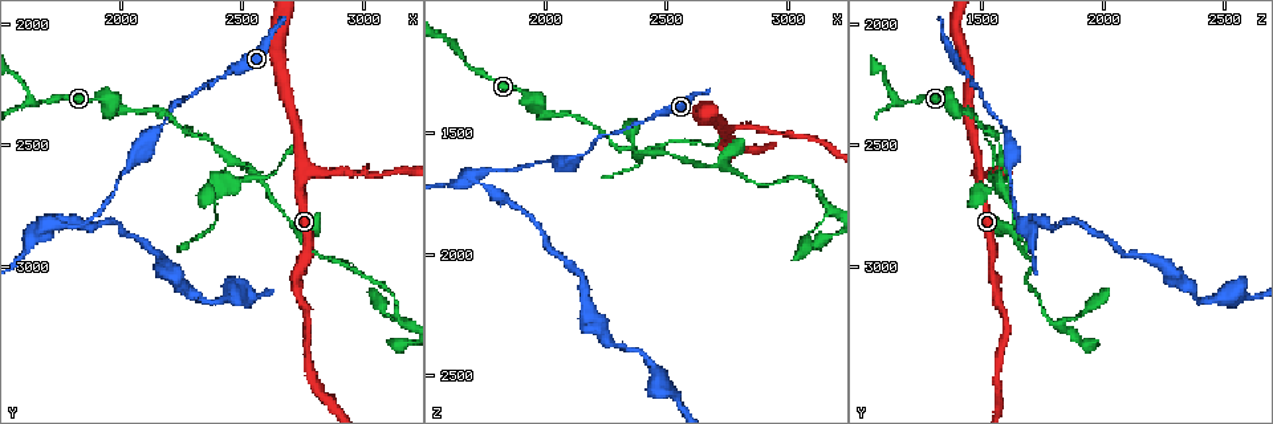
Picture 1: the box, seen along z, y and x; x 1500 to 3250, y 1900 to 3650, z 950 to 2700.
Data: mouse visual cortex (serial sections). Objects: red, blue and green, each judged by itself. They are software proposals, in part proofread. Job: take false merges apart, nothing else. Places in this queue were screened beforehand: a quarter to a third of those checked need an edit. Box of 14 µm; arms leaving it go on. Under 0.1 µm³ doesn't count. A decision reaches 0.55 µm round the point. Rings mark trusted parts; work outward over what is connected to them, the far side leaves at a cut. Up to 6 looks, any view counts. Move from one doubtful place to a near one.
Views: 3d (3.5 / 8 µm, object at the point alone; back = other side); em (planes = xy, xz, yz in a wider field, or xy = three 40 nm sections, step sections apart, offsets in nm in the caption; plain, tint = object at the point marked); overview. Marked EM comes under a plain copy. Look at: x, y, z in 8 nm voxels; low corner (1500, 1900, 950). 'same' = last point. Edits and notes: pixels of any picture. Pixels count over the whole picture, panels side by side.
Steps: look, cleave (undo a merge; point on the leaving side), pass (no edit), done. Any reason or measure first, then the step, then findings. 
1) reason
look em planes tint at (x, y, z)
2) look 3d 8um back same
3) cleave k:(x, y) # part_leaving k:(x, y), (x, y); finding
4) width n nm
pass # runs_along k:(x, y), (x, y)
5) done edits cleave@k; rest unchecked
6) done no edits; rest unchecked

abrupt turn
look 3d 3.5um at (1980, 2350, 1430)

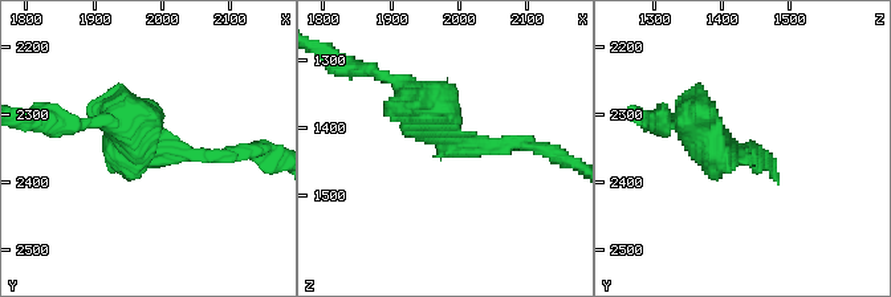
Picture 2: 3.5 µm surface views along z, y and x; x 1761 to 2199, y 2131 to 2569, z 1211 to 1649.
arm_widths 200, 350 nm; now the EM
look em xy step 2 tint at (1980, 2360, 1420)

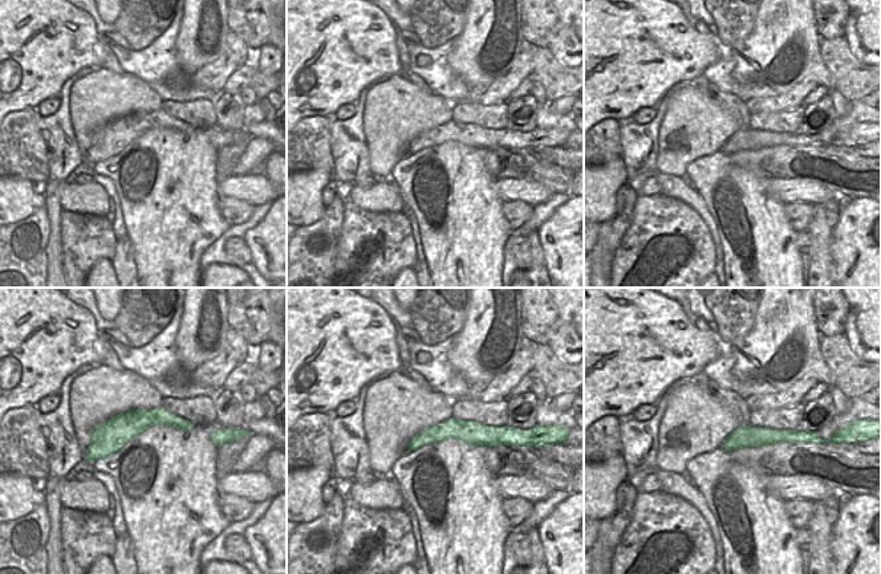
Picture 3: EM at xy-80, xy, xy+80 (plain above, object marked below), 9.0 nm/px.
pass # runs_along 3:(187, 424), (139, 419), (89, 455); one cell here

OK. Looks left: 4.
two arms at a narrow angle
look 3d 3.5um at (2460, 2570, 1570)

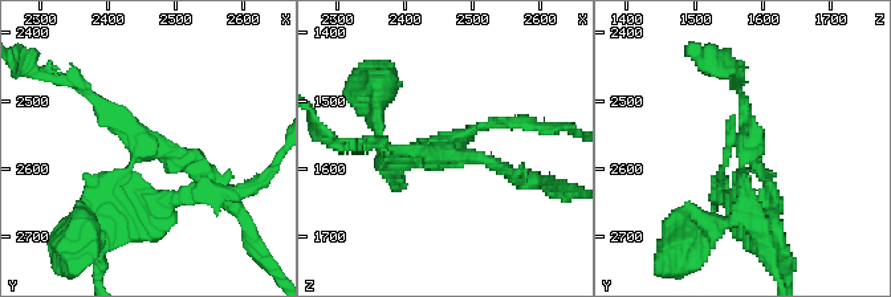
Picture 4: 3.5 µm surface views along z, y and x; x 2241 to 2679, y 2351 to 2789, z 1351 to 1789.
arms 4; arm_widths 150, 150, 150, 200 nm; need the tissue
look em xy step 1 tint at (2460, 2560, 1580)

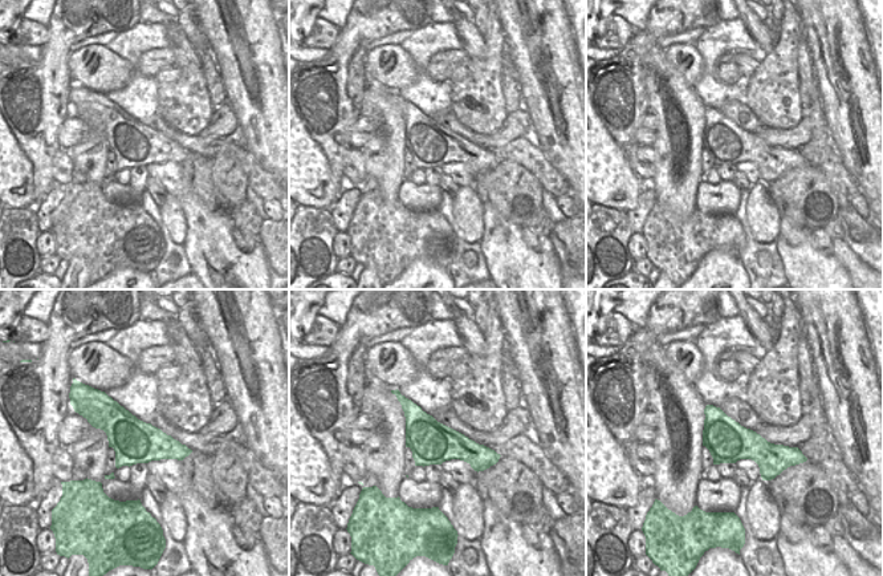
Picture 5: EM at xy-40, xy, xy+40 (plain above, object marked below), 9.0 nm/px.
cleave 4:(463, 137) # part_leaving 4:(130, 167), (97, 277); two cells meet here

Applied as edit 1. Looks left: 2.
done edits cleave@4; rest unchecked

